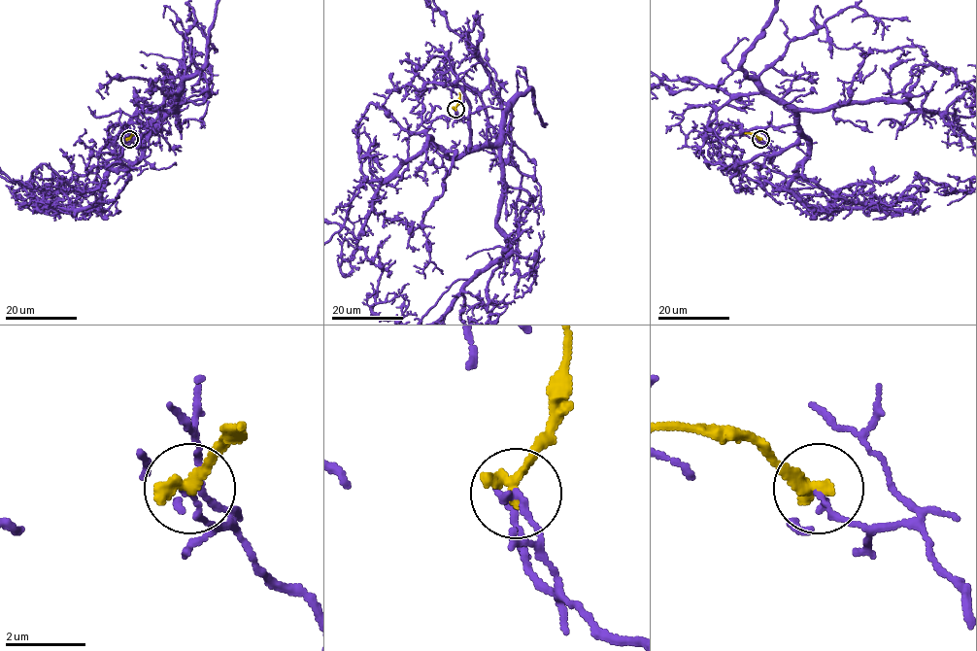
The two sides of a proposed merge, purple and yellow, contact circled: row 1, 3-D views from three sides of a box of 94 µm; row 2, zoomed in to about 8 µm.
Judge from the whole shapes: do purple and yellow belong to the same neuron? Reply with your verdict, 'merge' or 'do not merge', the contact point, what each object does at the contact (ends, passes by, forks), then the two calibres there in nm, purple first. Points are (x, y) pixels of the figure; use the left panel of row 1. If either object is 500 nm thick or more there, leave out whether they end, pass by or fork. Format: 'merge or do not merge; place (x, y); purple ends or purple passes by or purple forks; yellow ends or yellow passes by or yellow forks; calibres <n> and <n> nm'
do not merge; place (129, 139); purple ends; yellow ends; calibres 190 and 360 nm

